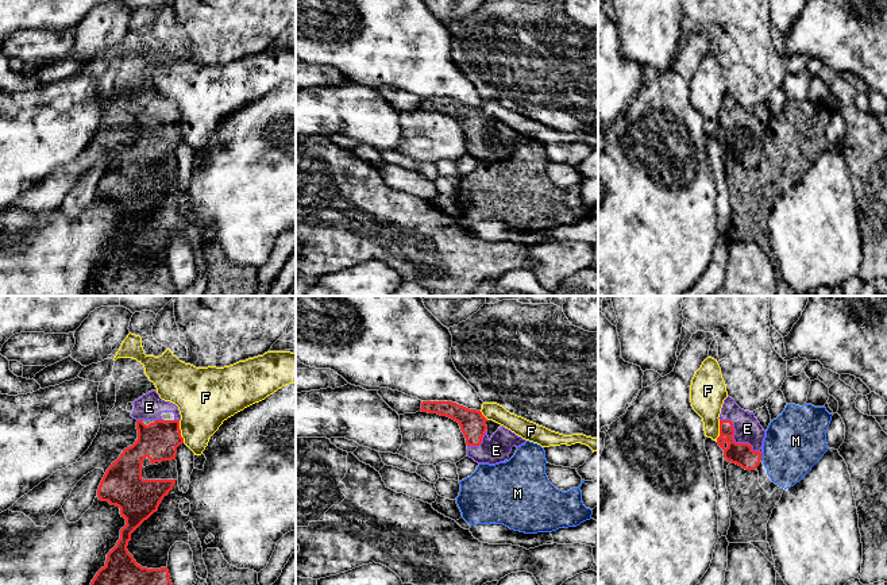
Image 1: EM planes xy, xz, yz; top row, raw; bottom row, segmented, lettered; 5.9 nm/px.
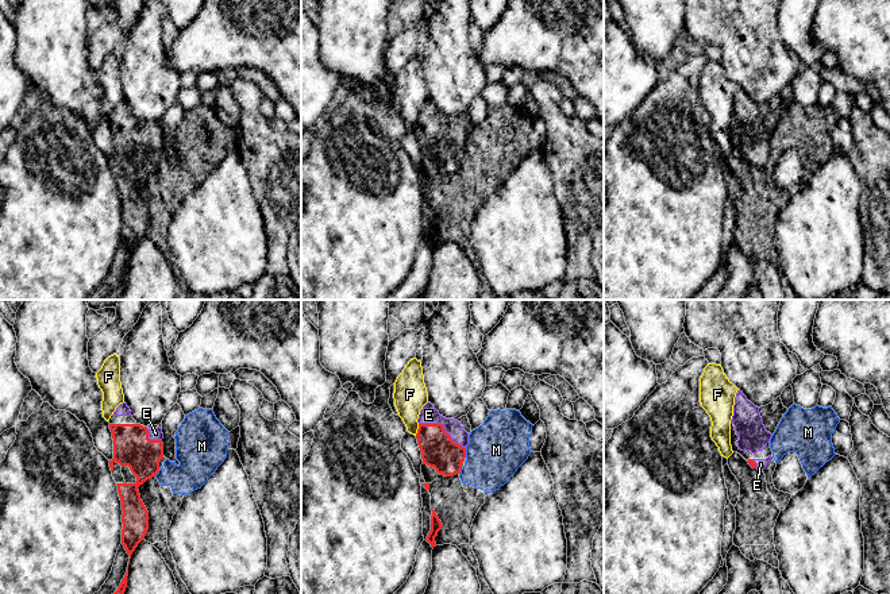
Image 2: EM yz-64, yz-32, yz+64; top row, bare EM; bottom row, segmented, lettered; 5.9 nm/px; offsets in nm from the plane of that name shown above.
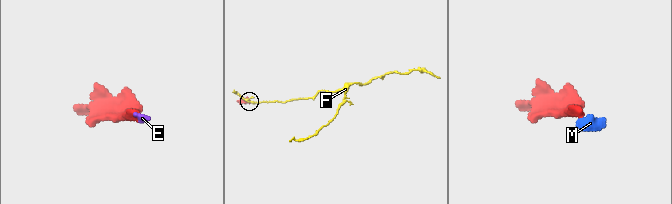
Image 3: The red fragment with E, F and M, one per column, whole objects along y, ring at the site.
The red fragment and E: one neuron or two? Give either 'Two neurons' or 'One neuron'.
One neuron

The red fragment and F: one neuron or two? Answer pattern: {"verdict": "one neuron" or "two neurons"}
{"verdict": "two neurons"}

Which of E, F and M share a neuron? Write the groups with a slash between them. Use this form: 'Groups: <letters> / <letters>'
Groups: E / F / M

